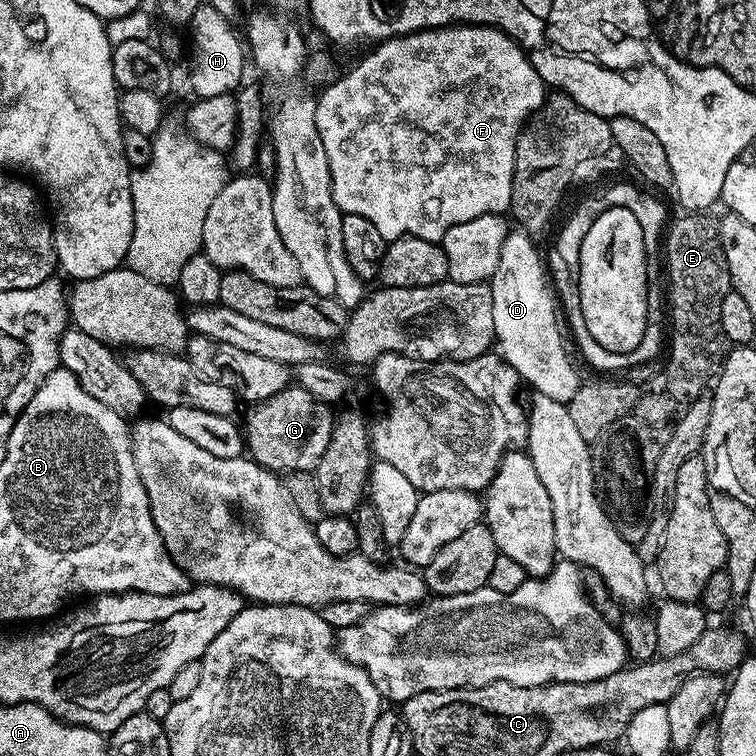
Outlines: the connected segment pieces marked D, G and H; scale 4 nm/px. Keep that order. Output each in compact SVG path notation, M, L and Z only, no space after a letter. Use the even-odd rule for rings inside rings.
M521 230L509 231L506 242L502 242L502 252L498 254L498 270L494 270L490 281L492 289L492 305L494 306L495 343L498 345L499 355L513 368L517 376L525 385L533 389L533 393L568 401L574 398L579 390L582 377L576 373L572 360L568 357L568 348L564 345L564 336L560 333L558 318L558 300L550 287L550 276L546 271L546 260L536 249L537 241Z
M289 386L270 398L253 403L248 421L243 421L242 431L246 452L257 464L270 472L285 474L312 472L316 463L326 454L326 446L332 437L333 409L323 404L314 394L299 386Z
M202 2L188 25L192 38L190 84L198 98L218 97L233 93L243 81L246 52L243 41L236 36L233 23L214 7ZM244 51L244 52L243 52ZM242 78L242 79L241 79Z

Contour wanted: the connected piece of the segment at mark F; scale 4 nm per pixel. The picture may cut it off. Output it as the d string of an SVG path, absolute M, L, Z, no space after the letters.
M453 24L447 28L427 28L405 36L381 40L369 56L364 56L348 73L337 75L333 84L327 85L316 100L316 125L322 138L322 150L326 150L326 162L330 166L332 197L345 216L358 214L374 222L378 234L385 242L403 236L417 236L437 242L443 241L446 230L458 222L468 222L482 214L507 213L511 206L511 184L515 174L515 146L521 129L530 117L546 103L544 79L534 70L529 53L501 28L487 28L485 24Z

